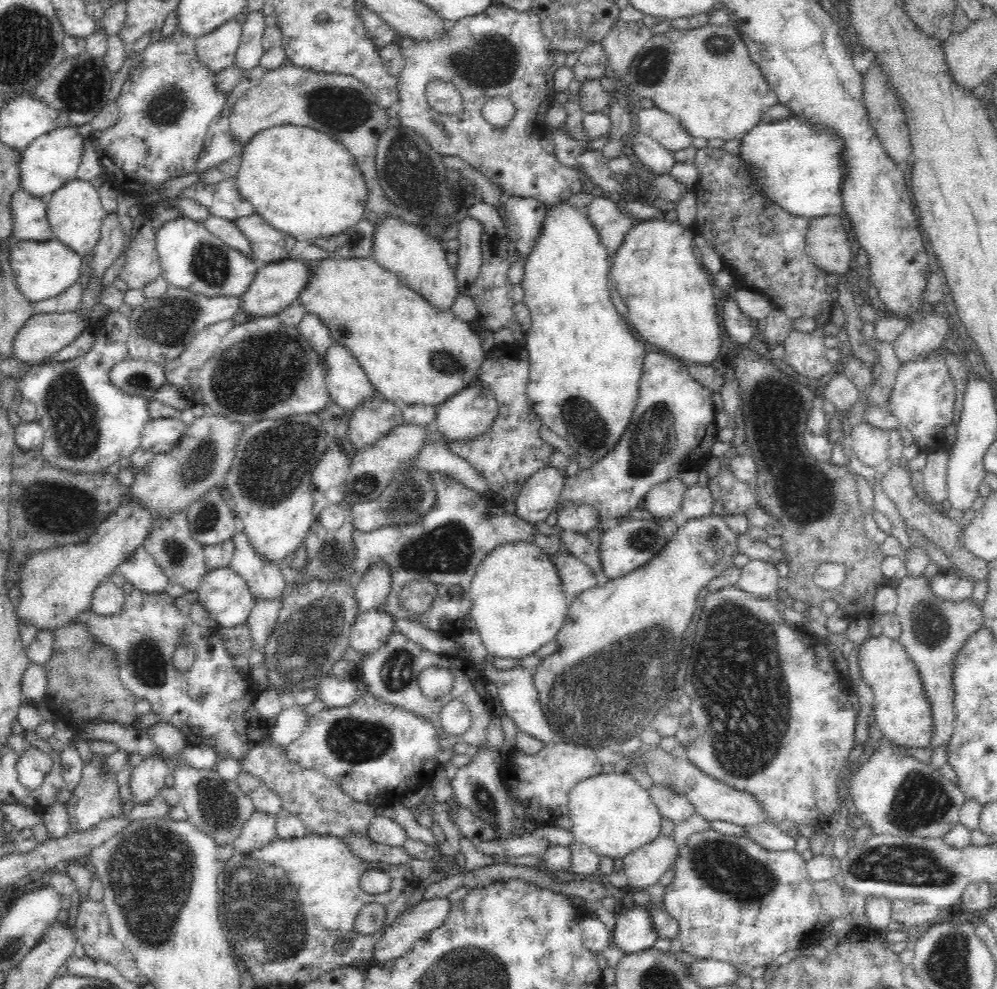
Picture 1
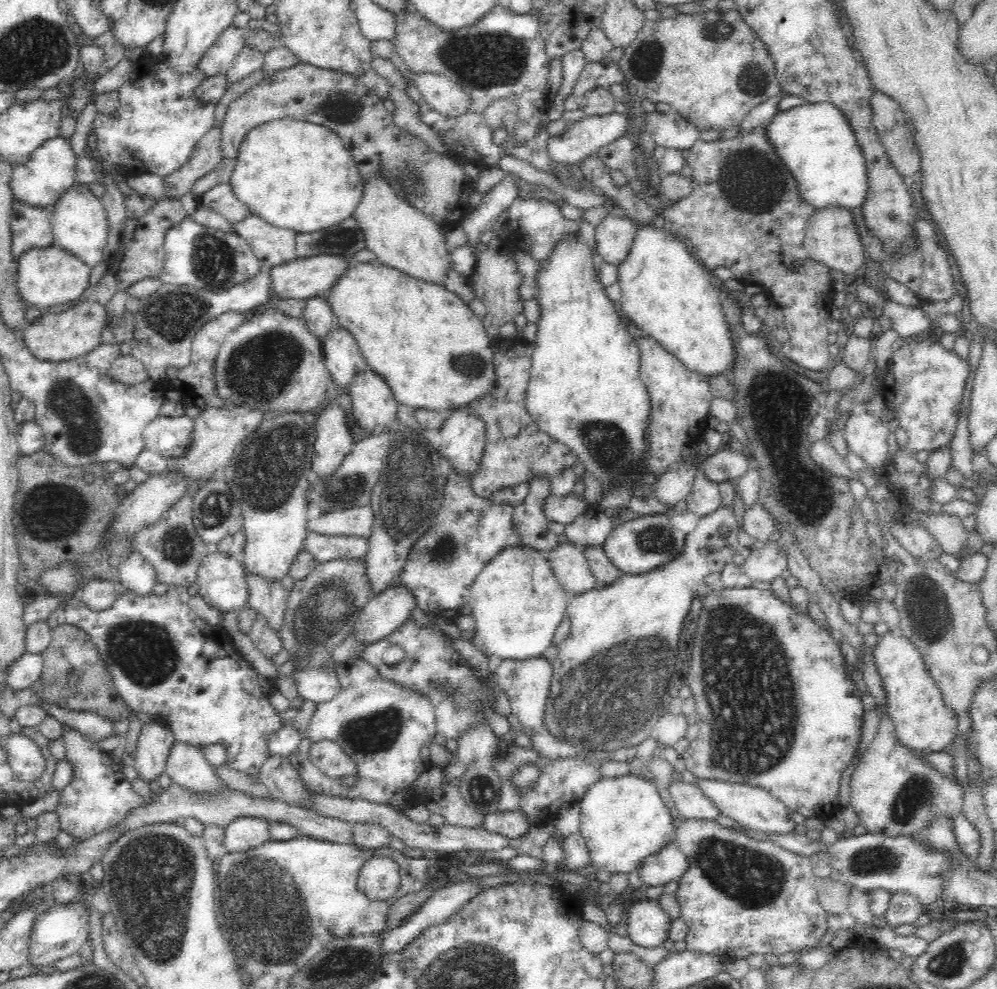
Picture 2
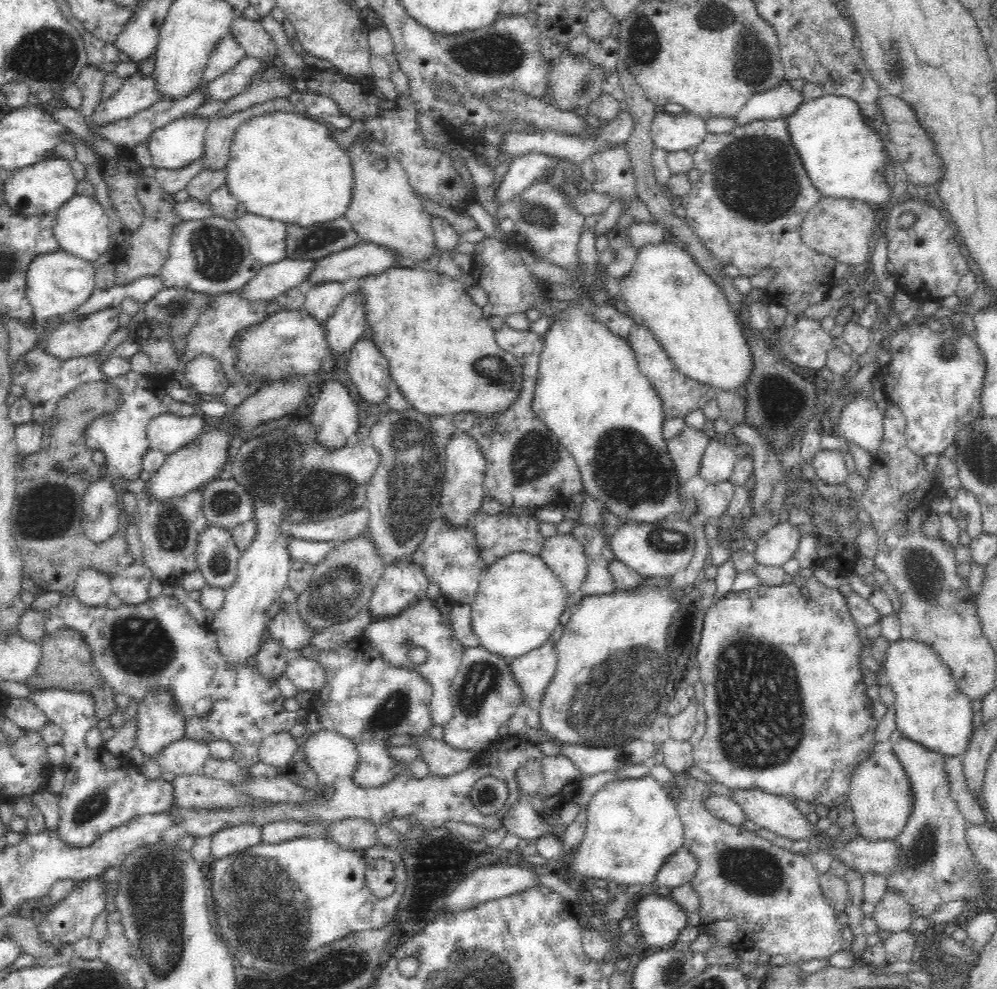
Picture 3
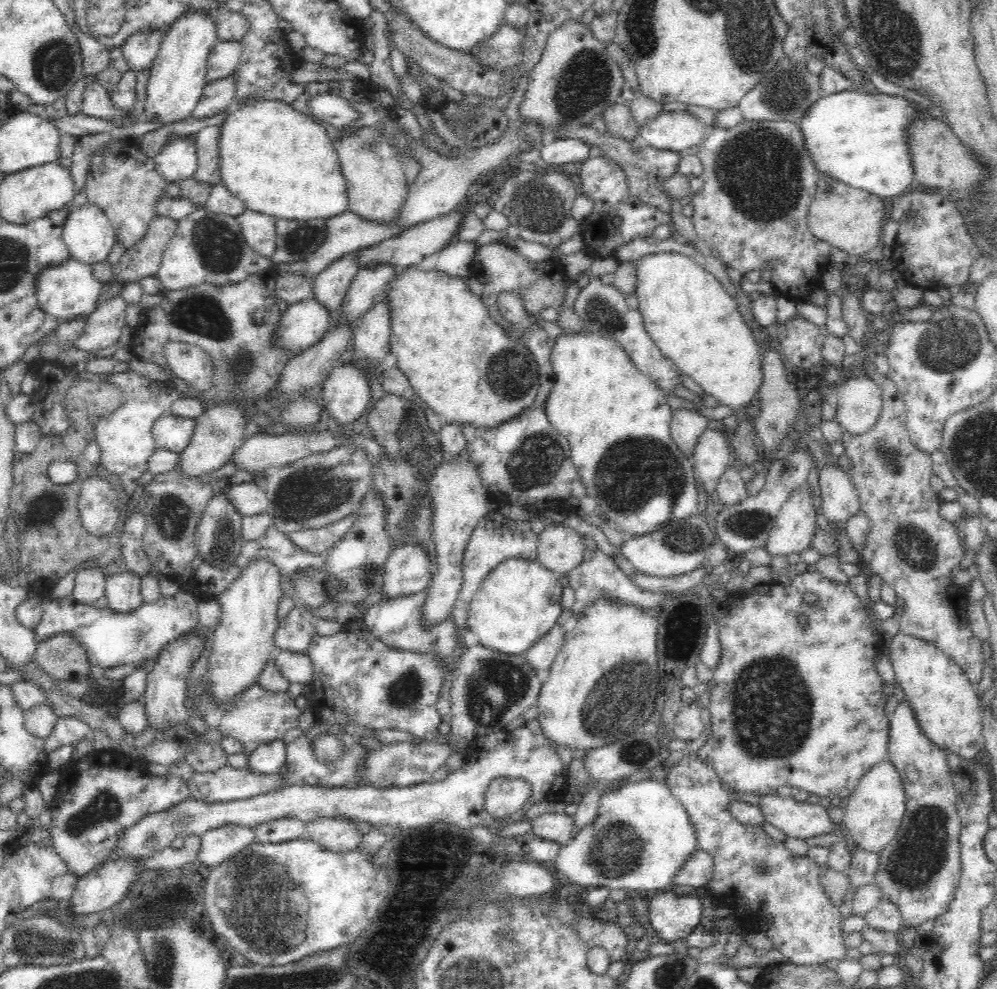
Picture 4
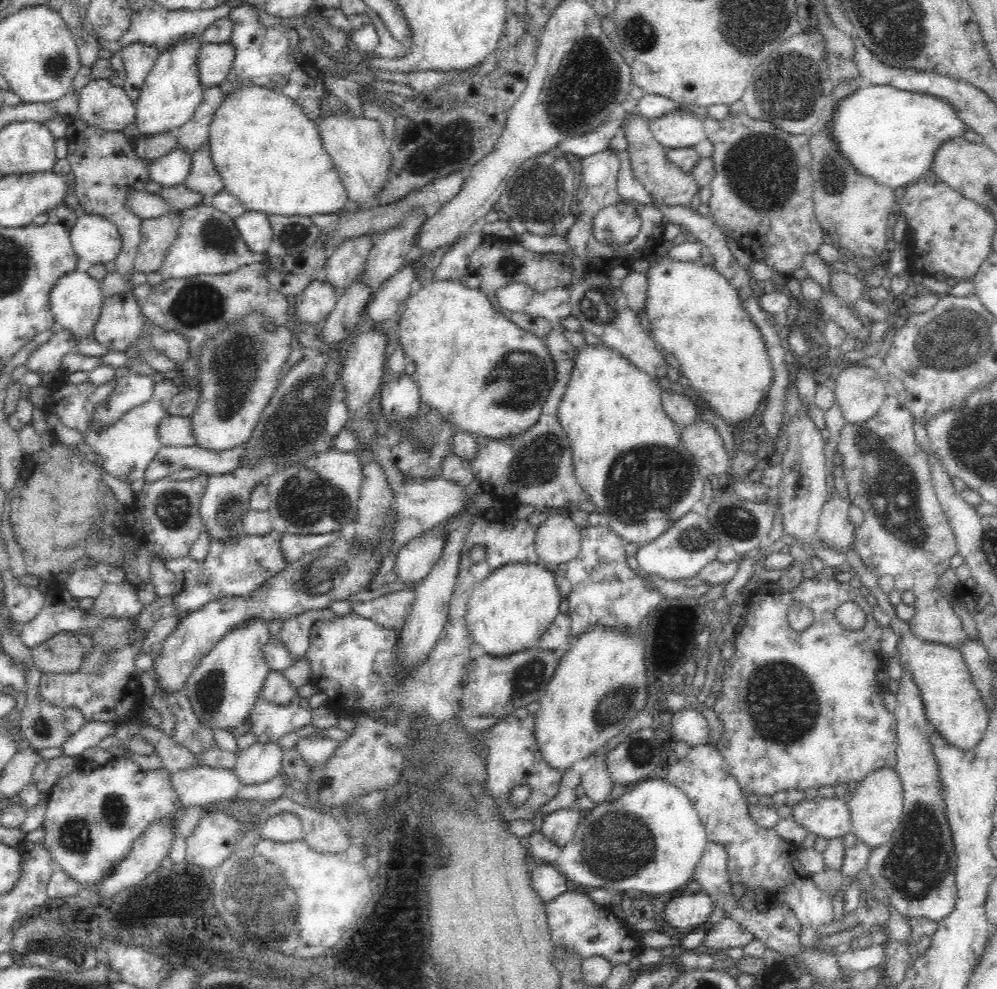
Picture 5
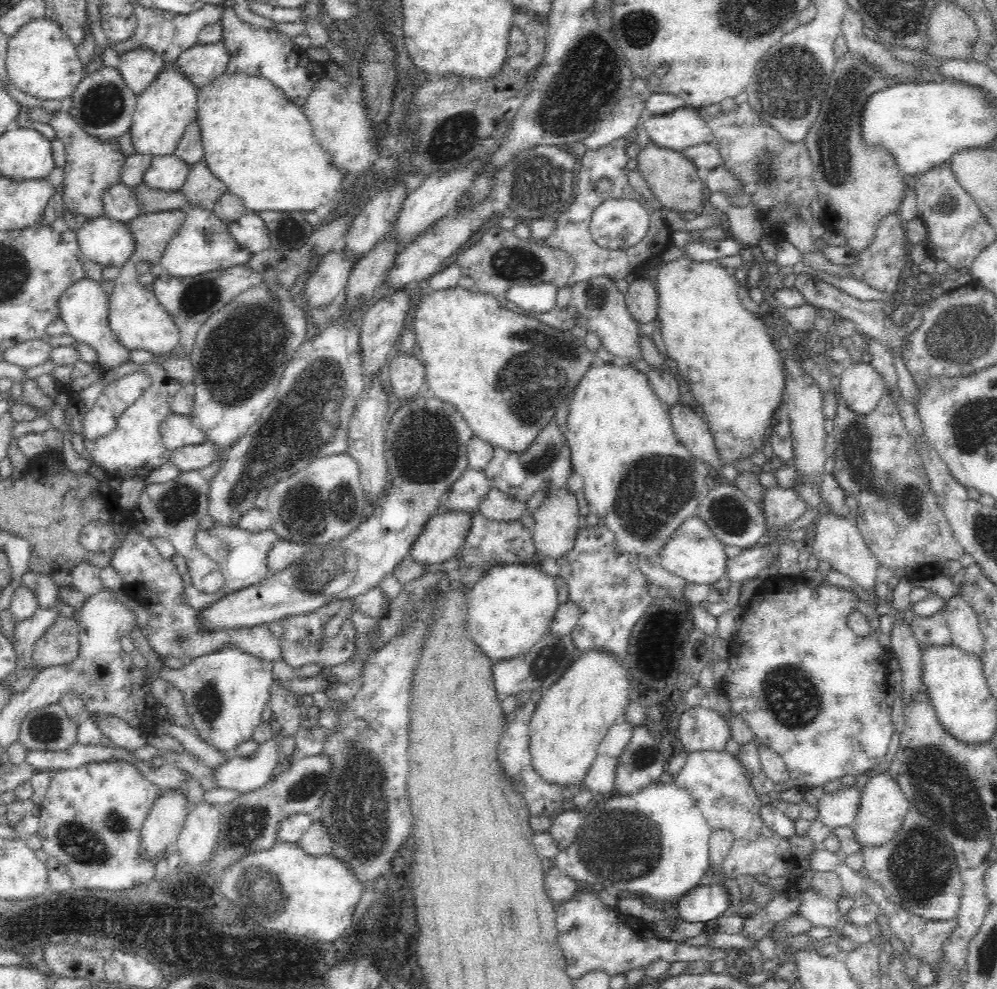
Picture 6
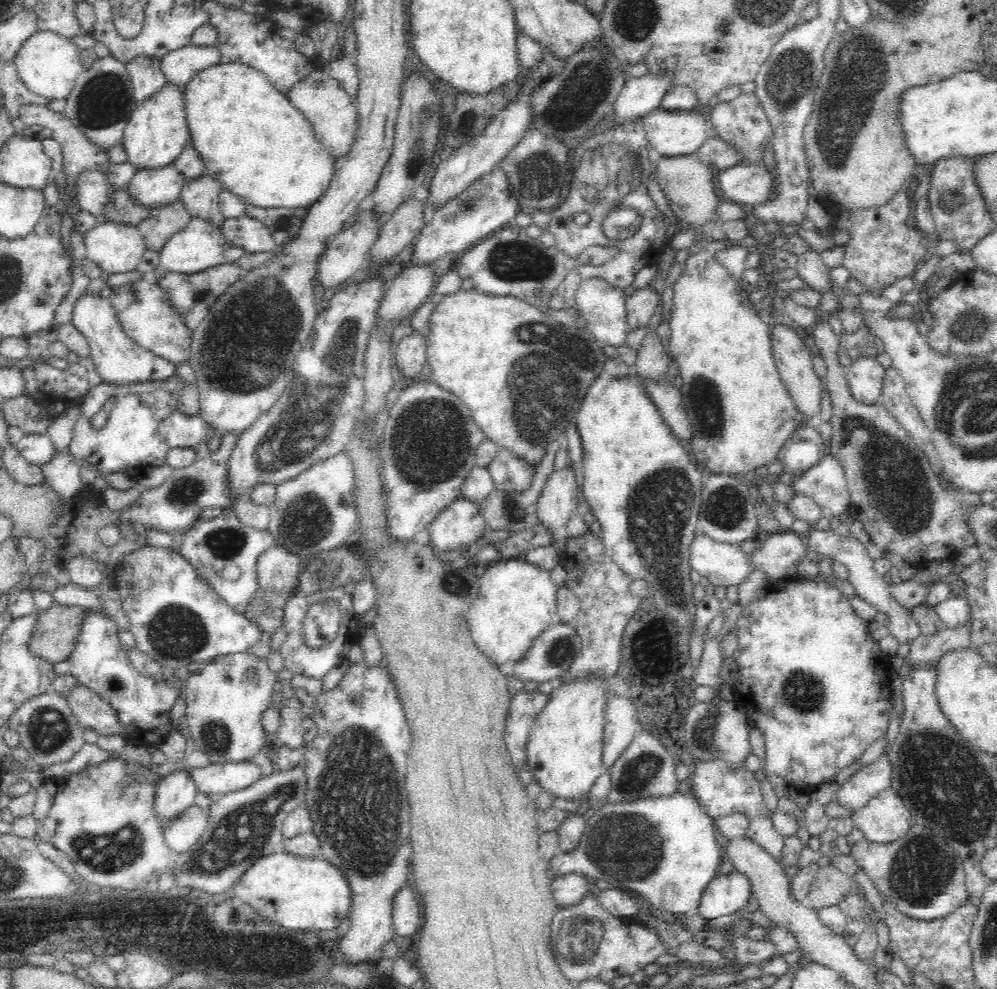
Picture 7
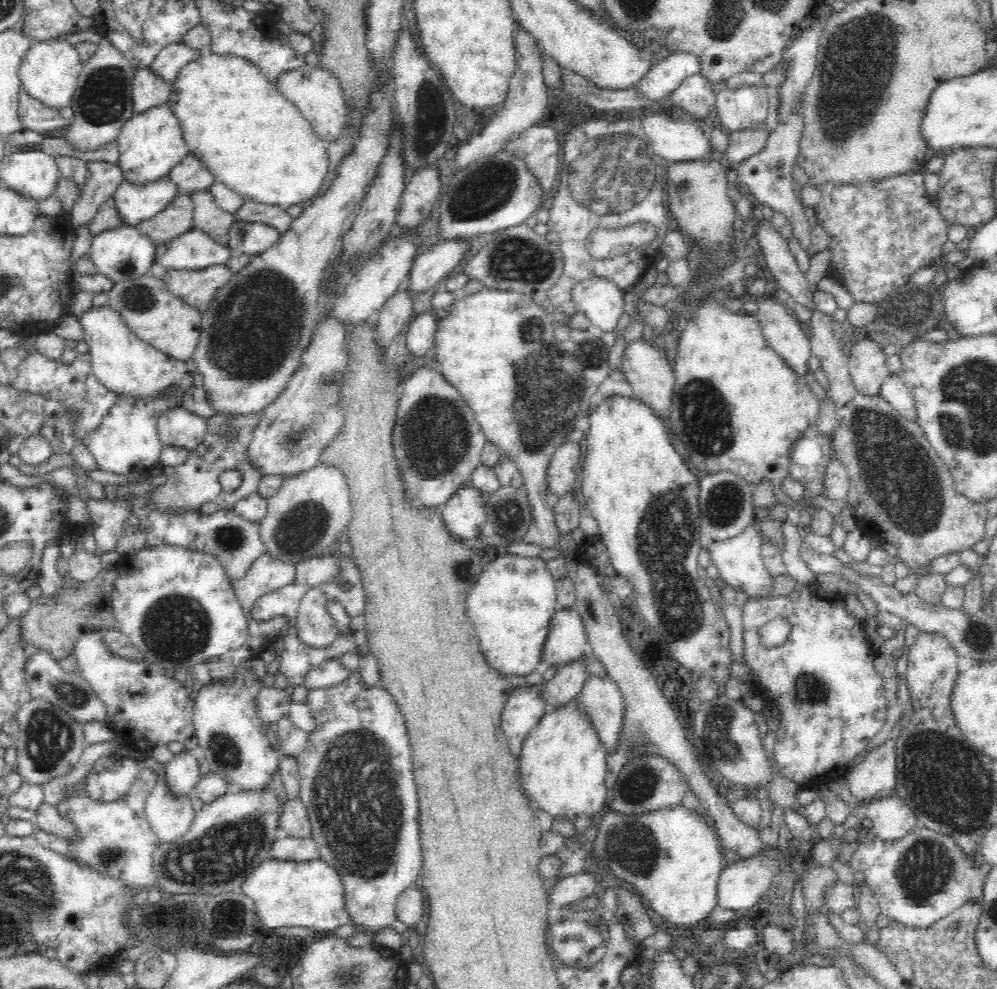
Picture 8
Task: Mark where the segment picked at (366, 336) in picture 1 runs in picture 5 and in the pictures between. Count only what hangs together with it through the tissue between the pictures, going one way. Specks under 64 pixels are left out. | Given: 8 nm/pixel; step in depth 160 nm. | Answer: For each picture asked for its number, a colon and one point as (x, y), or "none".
2: (428, 344)
3: (443, 355)
4: (460, 362)
5: (472, 363)

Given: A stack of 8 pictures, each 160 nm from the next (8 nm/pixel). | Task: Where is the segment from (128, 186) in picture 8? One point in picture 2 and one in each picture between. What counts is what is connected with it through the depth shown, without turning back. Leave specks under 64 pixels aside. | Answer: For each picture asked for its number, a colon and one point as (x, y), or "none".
2: (157, 125)
3: (180, 143)
4: (177, 161)
5: (170, 170)
6: (166, 173)
7: (151, 189)

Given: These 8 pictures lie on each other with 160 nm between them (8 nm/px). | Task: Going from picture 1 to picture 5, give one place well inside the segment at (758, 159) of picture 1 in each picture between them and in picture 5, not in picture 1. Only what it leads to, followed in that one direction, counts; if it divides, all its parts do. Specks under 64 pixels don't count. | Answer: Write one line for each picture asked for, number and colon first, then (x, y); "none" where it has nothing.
2: (816, 141)
3: (845, 156)
4: (864, 139)
5: (891, 134)

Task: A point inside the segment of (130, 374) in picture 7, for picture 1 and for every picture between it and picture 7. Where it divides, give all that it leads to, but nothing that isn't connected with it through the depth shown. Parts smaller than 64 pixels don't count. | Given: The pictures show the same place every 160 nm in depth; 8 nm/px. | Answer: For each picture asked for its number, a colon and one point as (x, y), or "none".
1: (43, 270)
2: (48, 277)
3: (57, 284)
4: (70, 291)
5: (76, 301)
6: (84, 307)

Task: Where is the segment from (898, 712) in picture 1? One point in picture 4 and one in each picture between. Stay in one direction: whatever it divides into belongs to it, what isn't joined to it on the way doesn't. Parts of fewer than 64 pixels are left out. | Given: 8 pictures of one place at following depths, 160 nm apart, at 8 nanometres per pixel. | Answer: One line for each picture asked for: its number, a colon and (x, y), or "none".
2: (924, 722)
3: (930, 707)
4: (947, 706)

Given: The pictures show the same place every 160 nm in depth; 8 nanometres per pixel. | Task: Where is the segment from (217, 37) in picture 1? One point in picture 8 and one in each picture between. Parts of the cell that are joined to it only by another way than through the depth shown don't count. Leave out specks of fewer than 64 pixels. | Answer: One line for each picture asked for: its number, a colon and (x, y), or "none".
2: (220, 57)
3: (227, 53)
4: (223, 57)
5: (214, 61)
6: (199, 64)
7: (179, 65)
8: (170, 58)

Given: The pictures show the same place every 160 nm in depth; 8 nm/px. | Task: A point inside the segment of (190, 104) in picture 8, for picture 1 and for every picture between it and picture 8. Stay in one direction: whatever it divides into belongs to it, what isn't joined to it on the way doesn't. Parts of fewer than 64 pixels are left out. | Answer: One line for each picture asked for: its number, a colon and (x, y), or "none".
1: (303, 183)
2: (294, 174)
3: (284, 166)
4: (279, 161)
5: (269, 154)
6: (255, 140)
7: (252, 140)

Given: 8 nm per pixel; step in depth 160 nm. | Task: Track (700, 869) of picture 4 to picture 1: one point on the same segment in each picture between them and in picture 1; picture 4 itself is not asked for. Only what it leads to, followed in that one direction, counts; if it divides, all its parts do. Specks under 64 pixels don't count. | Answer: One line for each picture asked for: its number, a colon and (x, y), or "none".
1: (646, 866)
2: (669, 865)
3: (680, 868)

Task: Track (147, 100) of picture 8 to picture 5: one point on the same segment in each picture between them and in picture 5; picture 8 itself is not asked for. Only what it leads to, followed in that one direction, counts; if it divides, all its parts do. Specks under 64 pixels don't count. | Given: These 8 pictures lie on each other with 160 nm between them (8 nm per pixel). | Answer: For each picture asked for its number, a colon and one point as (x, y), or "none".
5: (138, 59)
6: (140, 68)
7: (147, 78)

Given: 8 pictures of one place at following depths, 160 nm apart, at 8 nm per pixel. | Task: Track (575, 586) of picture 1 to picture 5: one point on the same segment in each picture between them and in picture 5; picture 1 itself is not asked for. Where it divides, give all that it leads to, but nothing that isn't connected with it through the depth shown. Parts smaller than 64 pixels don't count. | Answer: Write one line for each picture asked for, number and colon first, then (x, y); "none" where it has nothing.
2: (570, 567)
3: (564, 555)
4: (559, 548)
5: (557, 539)

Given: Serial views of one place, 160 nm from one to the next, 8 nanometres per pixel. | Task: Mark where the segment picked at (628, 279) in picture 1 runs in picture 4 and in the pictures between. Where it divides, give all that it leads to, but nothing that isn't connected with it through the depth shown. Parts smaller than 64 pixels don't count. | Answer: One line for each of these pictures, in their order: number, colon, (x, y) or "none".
2: (672, 298)
3: (689, 315)
4: (693, 320)

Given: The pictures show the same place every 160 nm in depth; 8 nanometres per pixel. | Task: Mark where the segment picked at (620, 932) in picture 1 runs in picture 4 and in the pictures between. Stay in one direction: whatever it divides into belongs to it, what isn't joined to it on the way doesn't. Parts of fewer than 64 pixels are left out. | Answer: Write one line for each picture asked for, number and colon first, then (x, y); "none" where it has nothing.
2: (648, 925)
3: (660, 919)
4: (671, 916)

